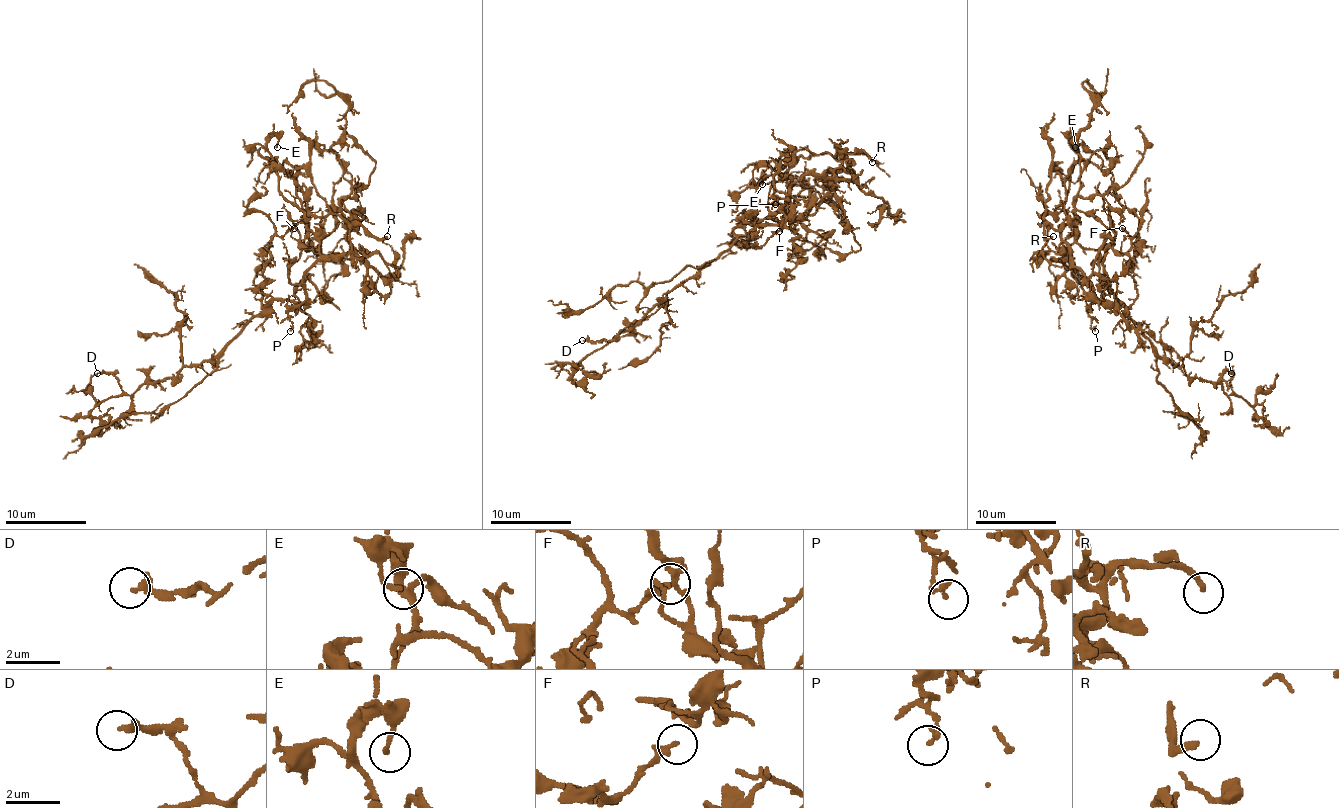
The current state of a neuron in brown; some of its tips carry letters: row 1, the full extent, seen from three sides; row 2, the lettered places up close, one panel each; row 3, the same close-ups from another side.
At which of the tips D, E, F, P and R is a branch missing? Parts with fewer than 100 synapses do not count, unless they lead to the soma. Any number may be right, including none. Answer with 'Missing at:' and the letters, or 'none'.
Missing at: R

